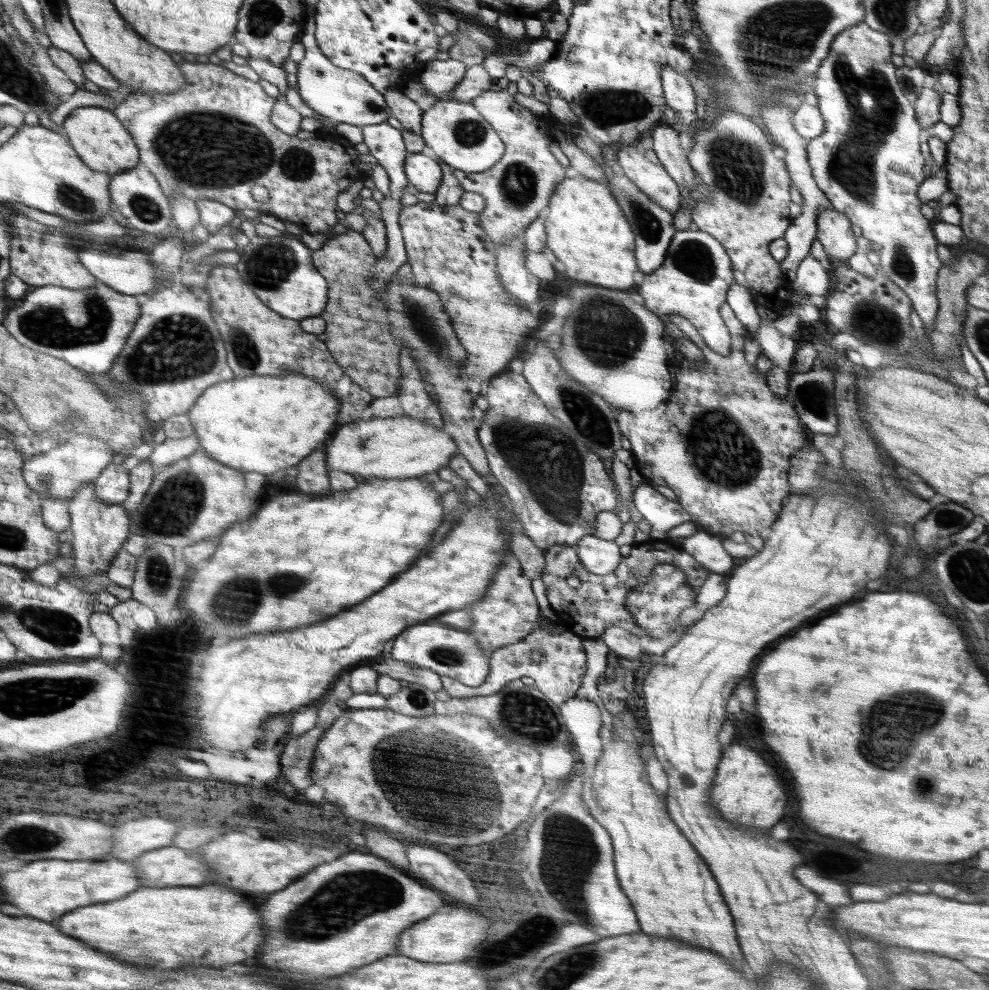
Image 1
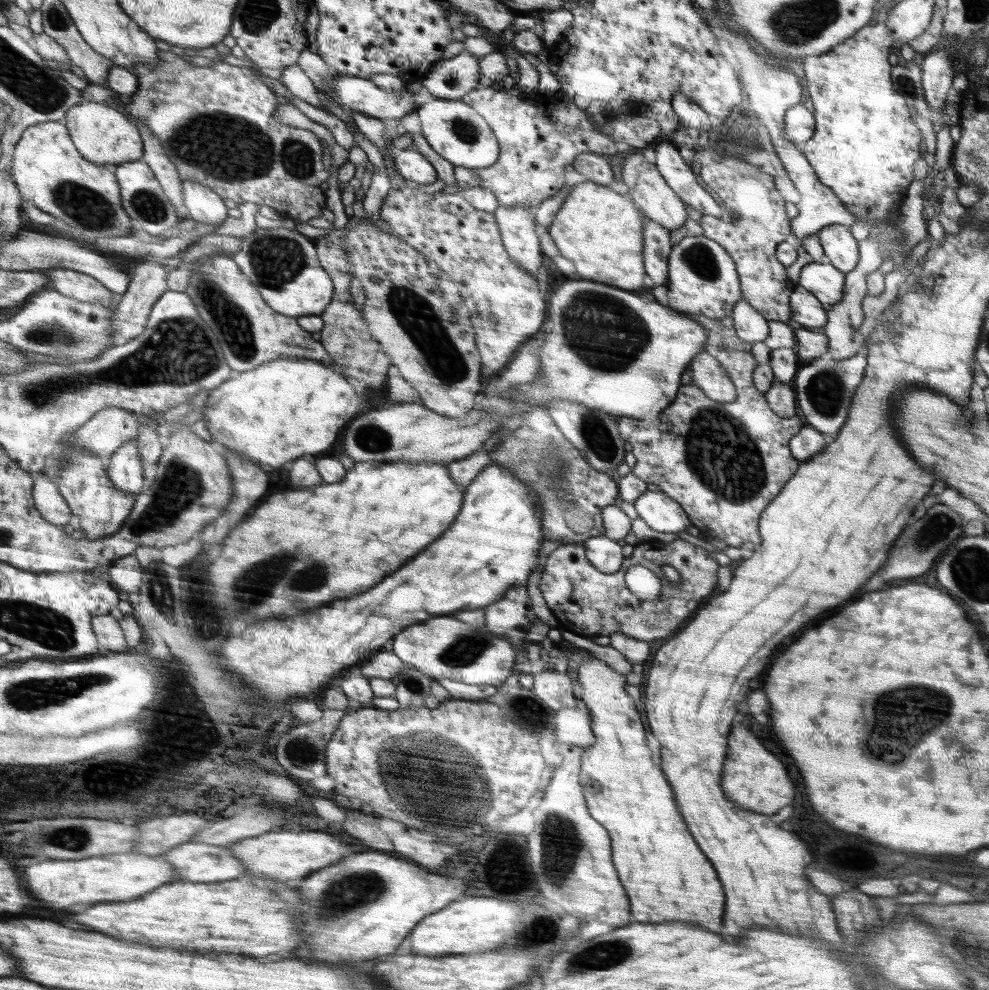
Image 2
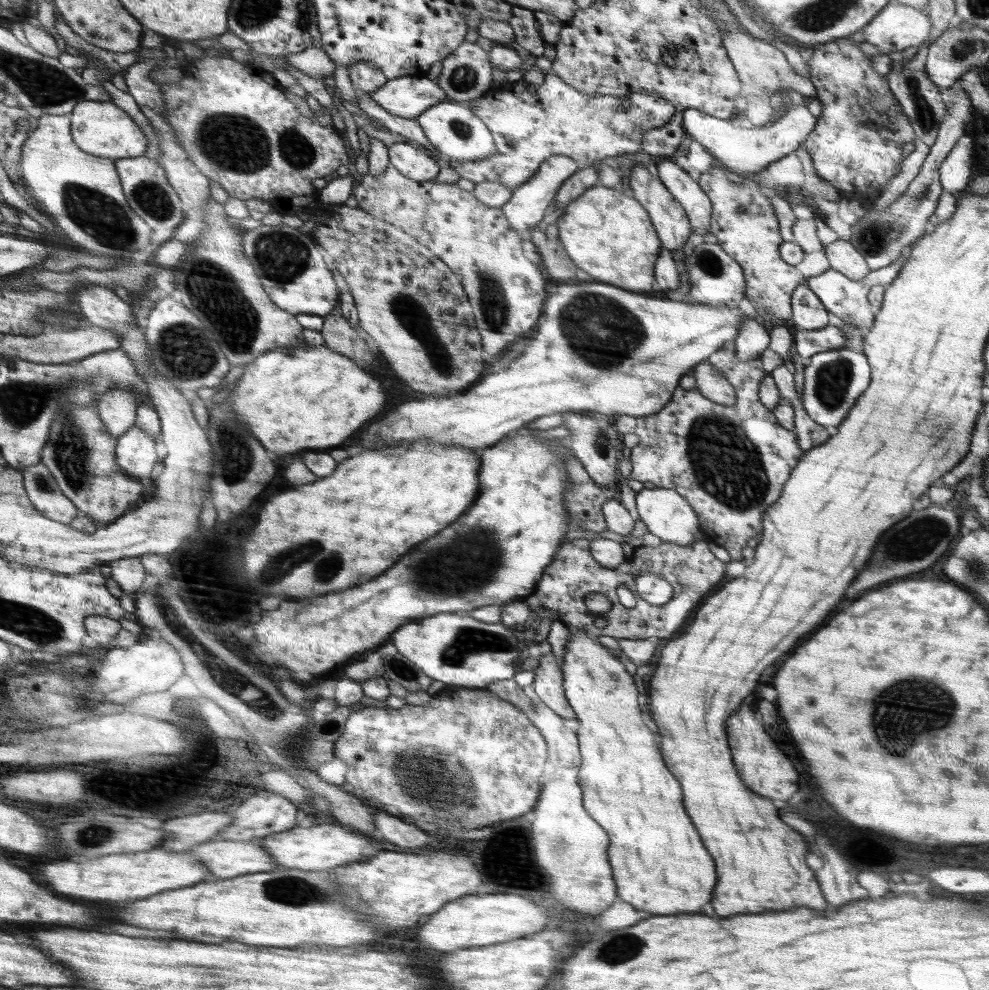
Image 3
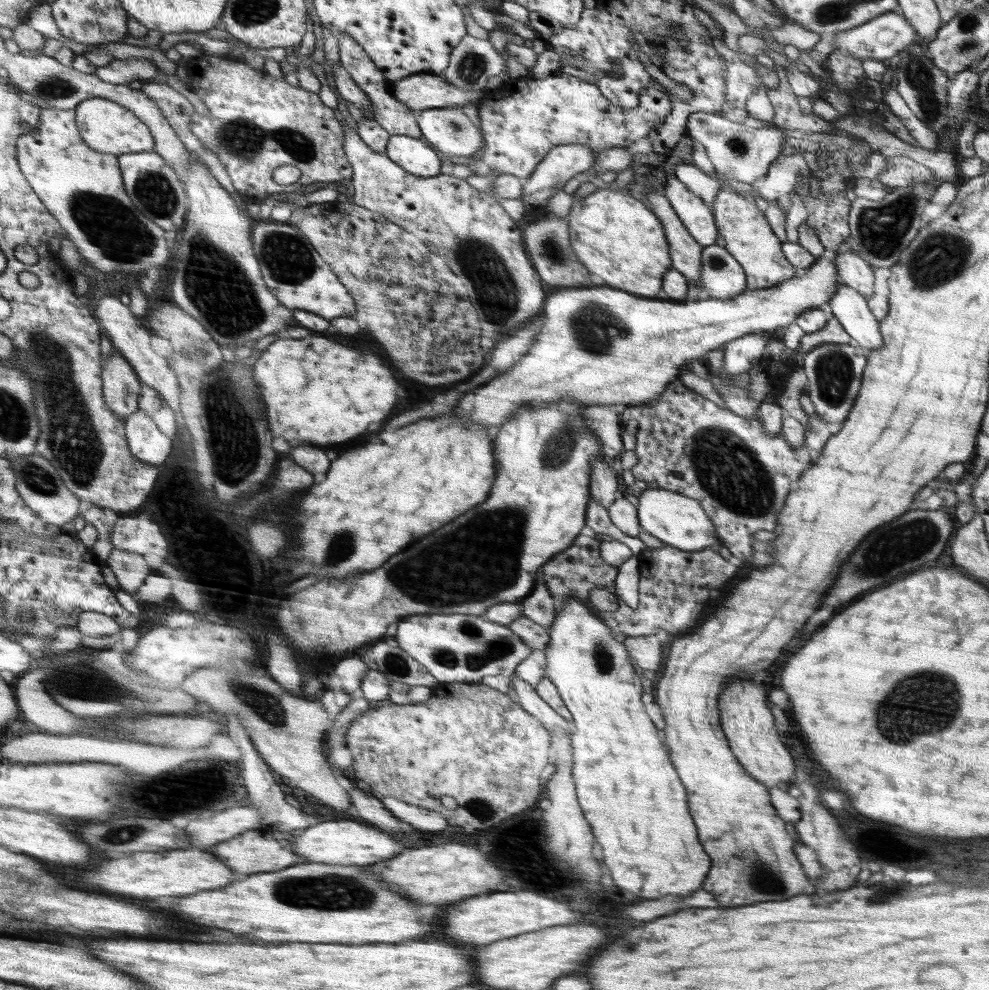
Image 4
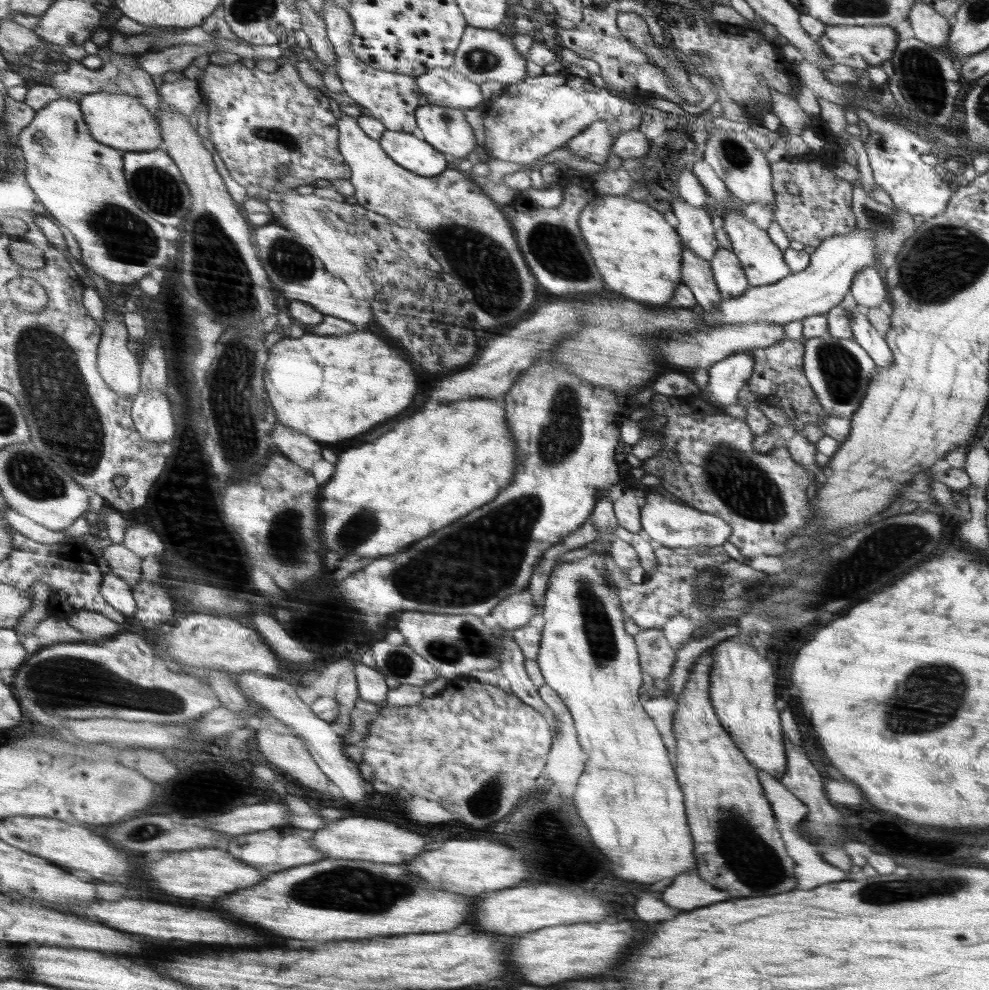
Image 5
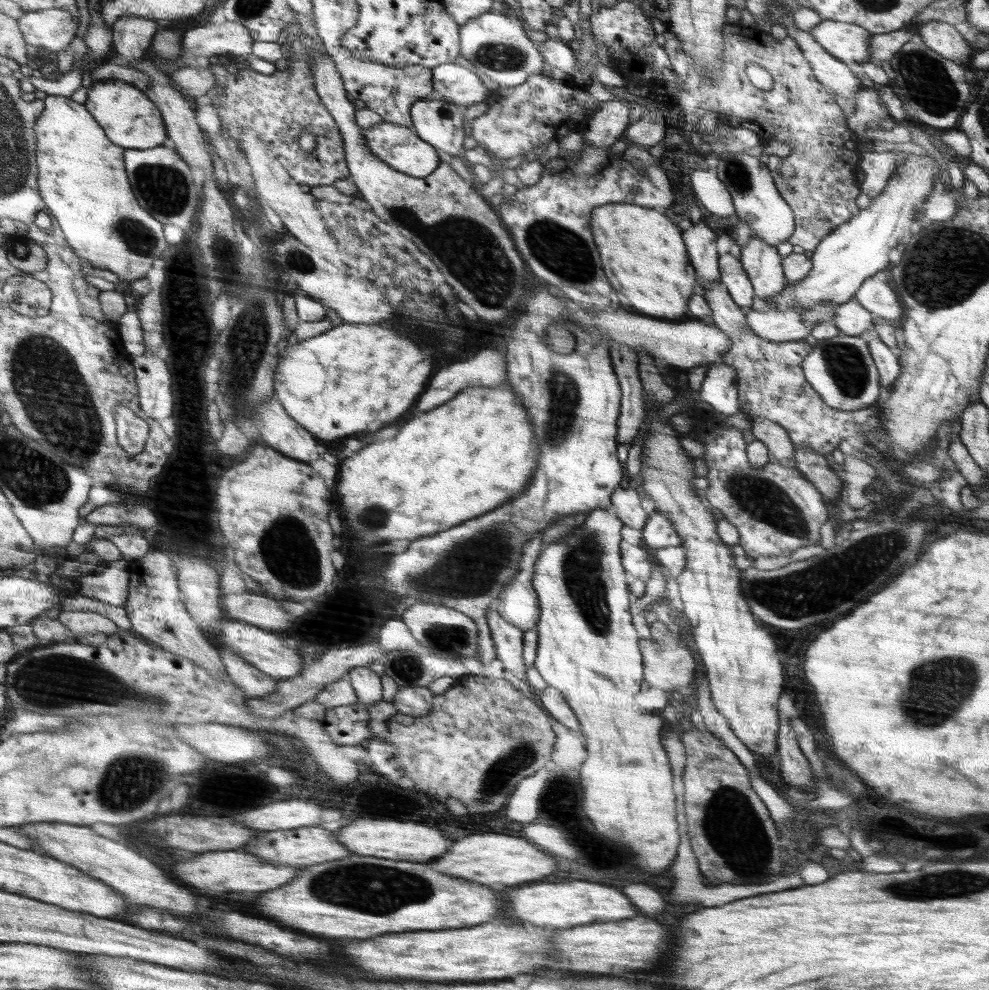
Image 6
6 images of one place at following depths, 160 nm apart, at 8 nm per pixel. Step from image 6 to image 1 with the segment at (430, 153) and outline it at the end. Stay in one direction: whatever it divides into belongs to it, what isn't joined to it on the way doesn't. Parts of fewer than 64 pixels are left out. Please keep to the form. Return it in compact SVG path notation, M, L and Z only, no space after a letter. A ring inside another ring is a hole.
M421 152L406 156L404 172L412 186L430 194L439 190L443 180L439 162L424 156Z

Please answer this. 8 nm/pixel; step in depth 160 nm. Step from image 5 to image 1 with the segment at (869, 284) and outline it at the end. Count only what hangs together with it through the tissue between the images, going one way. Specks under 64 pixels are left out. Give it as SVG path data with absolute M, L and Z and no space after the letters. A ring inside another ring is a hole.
M836 209L820 210L815 240L822 243L829 260L847 262L849 256L858 248L852 225L848 217Z

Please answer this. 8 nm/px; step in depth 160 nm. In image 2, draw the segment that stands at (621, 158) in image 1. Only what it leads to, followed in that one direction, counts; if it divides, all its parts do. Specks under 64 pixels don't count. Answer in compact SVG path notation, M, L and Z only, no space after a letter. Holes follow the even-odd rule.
M636 153L626 158L624 168L622 168L622 180L628 186L628 194L635 201L638 209L648 218L664 226L666 232L670 233L684 225L688 212L685 202L682 202L682 199L660 175L656 166L652 162L648 162L643 154Z

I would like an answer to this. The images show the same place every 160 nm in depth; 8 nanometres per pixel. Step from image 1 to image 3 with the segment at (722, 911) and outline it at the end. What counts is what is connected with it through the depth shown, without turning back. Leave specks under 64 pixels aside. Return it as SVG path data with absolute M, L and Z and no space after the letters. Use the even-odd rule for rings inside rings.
M578 628L572 629L572 635L566 645L566 654L564 662L560 663L563 672L563 687L567 701L575 710L574 718L579 721L578 740L580 740L580 752L584 752L584 772L580 772L580 784L584 784L584 808L588 808L588 812L592 812L592 816L596 816L596 820L600 820L600 824L604 824L604 828L608 828L608 832L612 832L612 868L616 868L616 884L620 884L620 898L628 904L632 904L636 910L646 910L652 914L678 914L678 912L700 912L704 904L710 904L712 898L712 890L716 886L716 868L714 868L714 860L712 856L706 852L694 824L690 822L684 806L682 806L682 792L680 792L680 784L678 780L668 772L668 768L662 762L660 750L654 744L654 734L644 726L642 716L640 714L640 704L638 704L638 690L636 684L632 680L630 674L626 674L624 664L620 660L616 660L605 646L600 644L598 638L593 638L587 632Z

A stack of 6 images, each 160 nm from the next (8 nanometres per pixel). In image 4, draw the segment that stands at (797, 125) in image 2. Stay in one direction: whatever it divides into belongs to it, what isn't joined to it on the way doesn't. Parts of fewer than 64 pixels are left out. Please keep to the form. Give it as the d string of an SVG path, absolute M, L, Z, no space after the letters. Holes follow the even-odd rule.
M696 112L687 121L688 135L704 146L706 155L716 169L717 177L729 178L752 184L756 178L764 176L772 162L784 152L789 151L785 143L786 134L779 127L773 128L748 128L740 123L727 120L724 113L711 114L708 112Z

